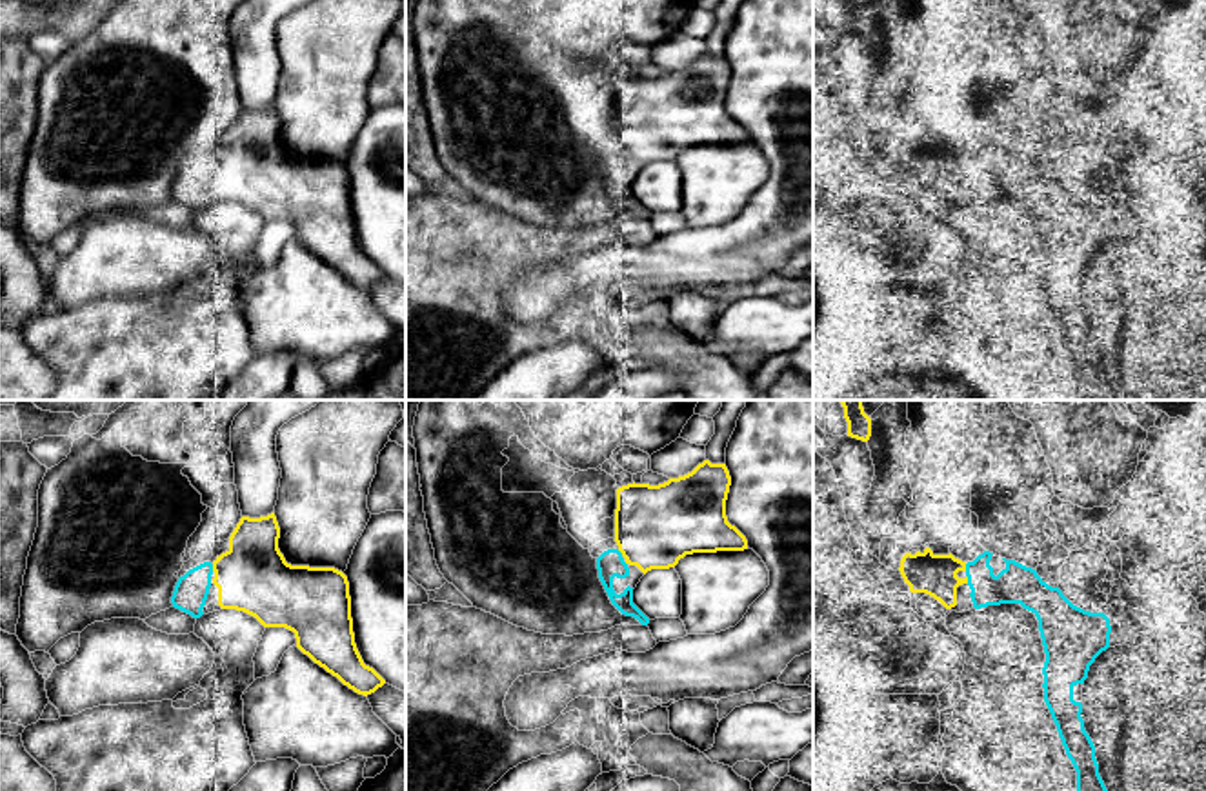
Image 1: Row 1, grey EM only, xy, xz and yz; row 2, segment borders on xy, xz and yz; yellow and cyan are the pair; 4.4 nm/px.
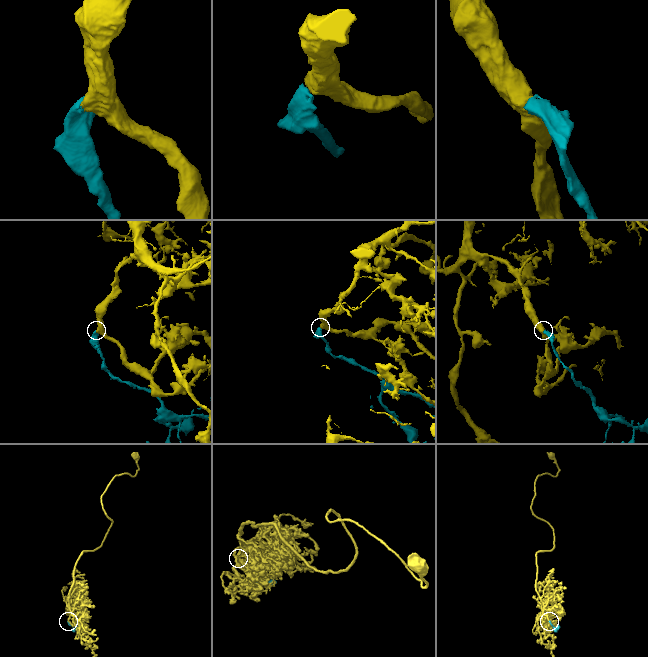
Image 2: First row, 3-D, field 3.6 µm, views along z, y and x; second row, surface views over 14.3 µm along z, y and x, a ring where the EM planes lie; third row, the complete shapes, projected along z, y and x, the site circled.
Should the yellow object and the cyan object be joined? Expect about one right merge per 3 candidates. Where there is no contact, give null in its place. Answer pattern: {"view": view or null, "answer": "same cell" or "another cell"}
{"view": "yz", "answer": "same cell"}

